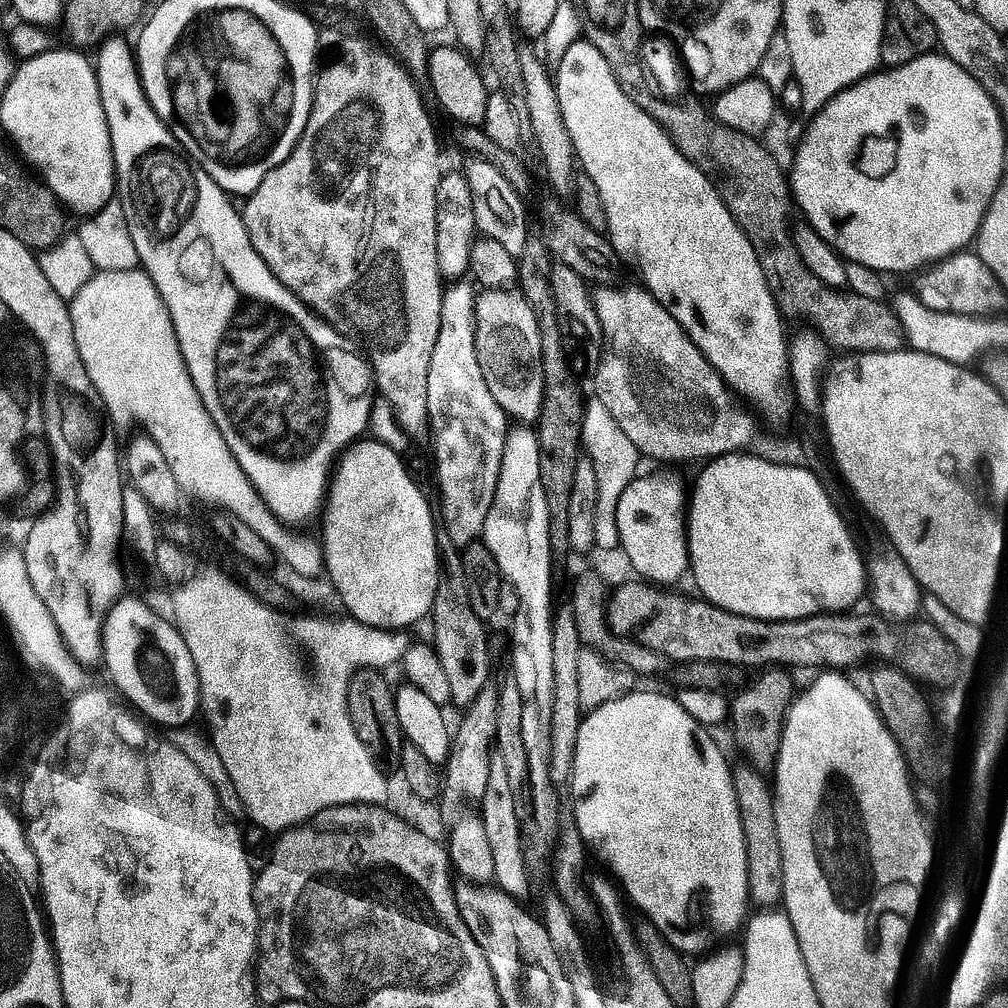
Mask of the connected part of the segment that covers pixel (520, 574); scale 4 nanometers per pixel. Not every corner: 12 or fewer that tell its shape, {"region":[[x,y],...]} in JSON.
{"region":[[524,454],[502,460],[481,536],[520,604],[512,668],[526,758],[551,756],[550,512]]}

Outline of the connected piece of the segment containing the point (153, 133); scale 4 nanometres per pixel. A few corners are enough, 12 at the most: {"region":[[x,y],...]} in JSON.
{"region":[[100,45],[94,67],[116,178],[176,135],[140,85],[133,45]]}

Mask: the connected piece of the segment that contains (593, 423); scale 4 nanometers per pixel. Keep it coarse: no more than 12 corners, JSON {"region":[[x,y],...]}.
{"region":[[595,396],[581,441],[598,479],[593,545],[620,545],[617,504],[640,453]]}

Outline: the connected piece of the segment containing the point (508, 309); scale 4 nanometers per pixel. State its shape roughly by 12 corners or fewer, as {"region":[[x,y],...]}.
{"region":[[521,291],[477,295],[482,378],[513,421],[543,406],[542,337]]}

